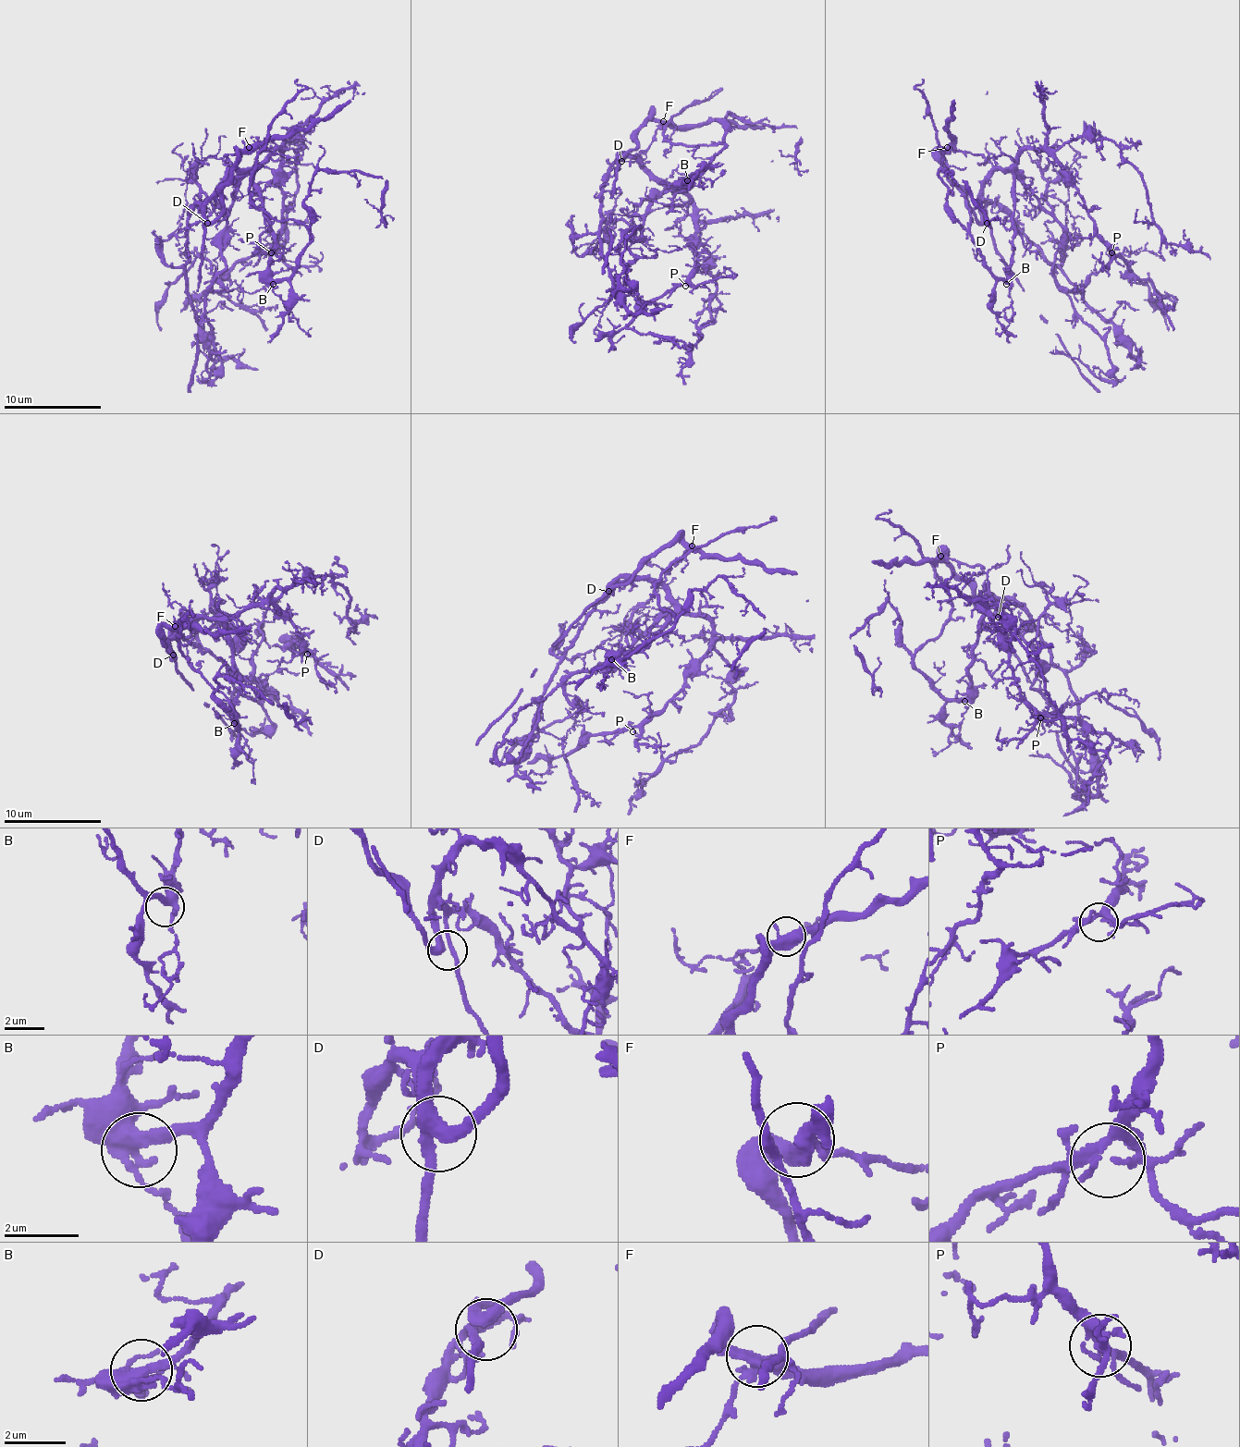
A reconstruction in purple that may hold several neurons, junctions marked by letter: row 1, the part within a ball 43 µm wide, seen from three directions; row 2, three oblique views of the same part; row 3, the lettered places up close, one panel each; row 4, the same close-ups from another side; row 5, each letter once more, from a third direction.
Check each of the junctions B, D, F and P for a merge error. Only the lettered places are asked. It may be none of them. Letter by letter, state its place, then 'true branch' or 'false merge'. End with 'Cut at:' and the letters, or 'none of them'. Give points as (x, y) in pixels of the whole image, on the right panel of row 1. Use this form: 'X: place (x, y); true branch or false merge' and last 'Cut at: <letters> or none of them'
B: place (1006, 284); true branch
D: place (987, 223); true branch
F: place (947, 147); true branch
P: place (1111, 252); true branch
Cut at: none of them

